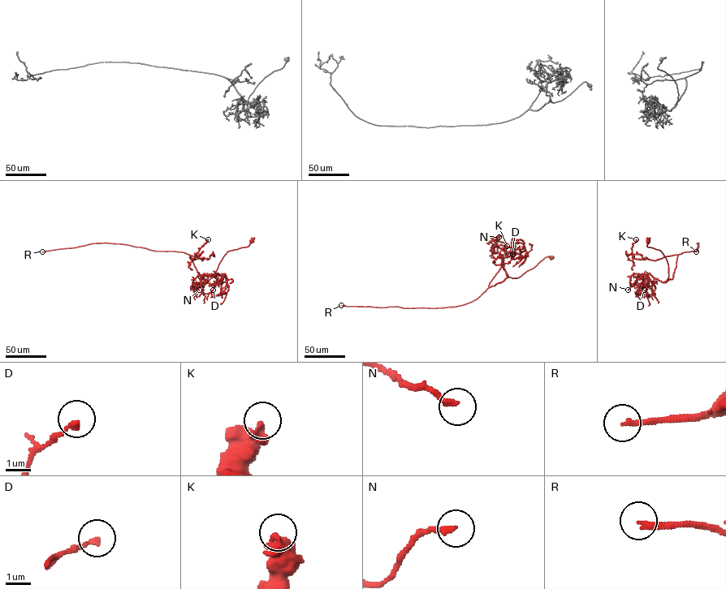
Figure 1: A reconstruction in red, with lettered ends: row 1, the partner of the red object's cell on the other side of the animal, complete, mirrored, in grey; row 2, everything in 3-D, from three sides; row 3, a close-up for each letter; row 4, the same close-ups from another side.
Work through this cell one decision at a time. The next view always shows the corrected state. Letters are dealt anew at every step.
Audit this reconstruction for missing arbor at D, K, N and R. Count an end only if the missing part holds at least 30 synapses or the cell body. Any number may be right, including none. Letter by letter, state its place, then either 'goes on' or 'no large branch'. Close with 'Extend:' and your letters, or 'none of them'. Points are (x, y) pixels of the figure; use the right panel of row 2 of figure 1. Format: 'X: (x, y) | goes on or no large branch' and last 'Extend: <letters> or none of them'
D: (644, 290) | no large branch
K: (636, 239) | no large branch
N: (628, 290) | no large branch
R: (696, 251) | goes on
Extend: R

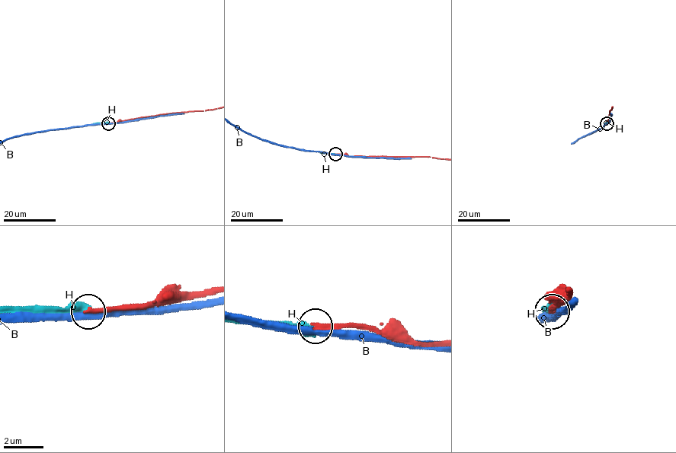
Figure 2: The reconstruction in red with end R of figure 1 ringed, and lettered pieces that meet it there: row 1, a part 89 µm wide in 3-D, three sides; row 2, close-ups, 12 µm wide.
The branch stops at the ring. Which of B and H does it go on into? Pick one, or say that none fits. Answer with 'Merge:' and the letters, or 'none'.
Merge: none

